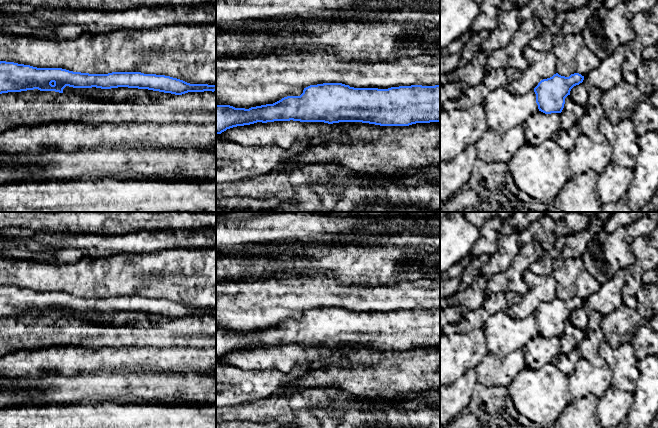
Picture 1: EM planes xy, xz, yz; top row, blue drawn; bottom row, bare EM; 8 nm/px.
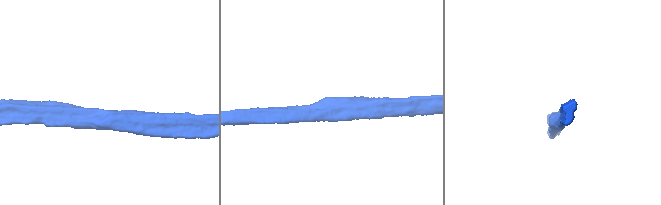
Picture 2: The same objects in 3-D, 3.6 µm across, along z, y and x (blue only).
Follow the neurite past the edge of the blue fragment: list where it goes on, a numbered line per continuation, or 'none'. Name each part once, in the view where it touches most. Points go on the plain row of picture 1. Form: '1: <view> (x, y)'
none

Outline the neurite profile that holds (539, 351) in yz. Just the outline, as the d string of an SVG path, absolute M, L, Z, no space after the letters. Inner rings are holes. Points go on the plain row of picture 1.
M541 335L531 339L524 347L525 368L539 369L552 363L561 353L561 337L545 338Z

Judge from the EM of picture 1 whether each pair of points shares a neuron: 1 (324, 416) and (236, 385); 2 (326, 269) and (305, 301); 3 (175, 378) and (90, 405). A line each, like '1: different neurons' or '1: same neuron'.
1: different neurons
2: different neurons
3: different neurons

